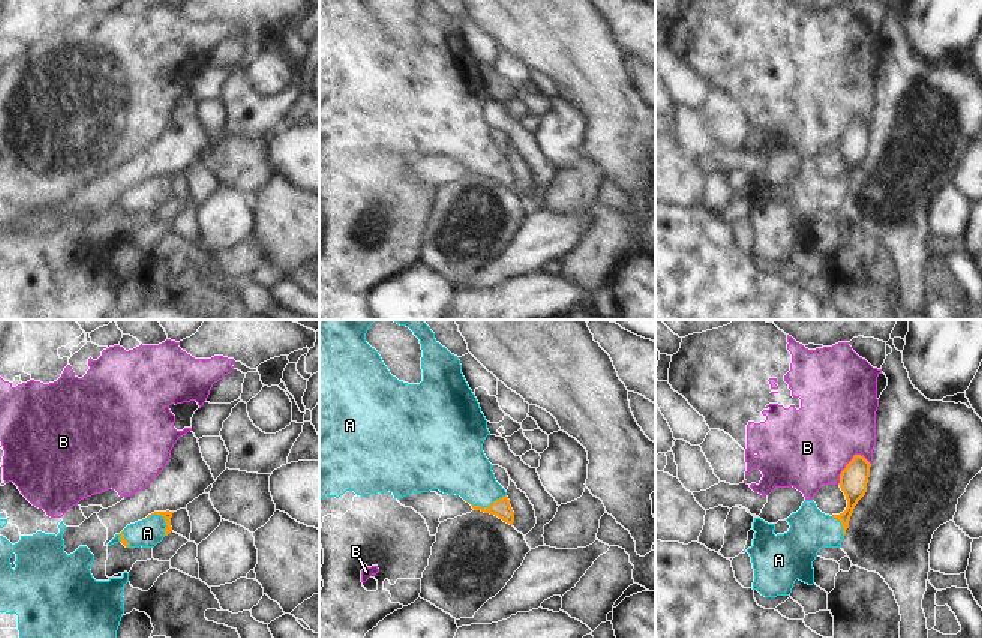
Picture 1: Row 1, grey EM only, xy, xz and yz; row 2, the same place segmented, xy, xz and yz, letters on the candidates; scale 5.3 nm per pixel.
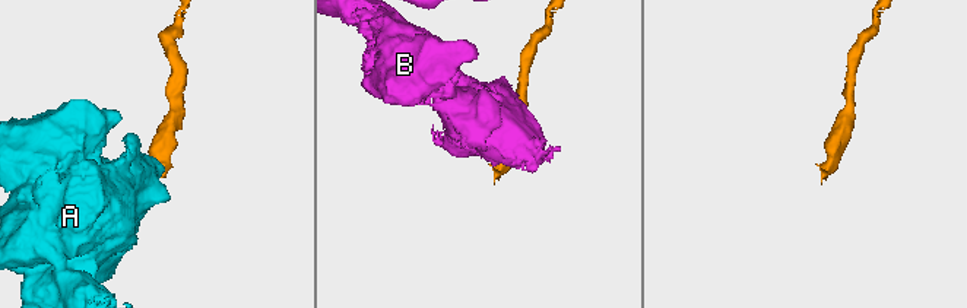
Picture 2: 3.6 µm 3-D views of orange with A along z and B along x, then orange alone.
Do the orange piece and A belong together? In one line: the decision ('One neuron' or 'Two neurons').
One neuron

